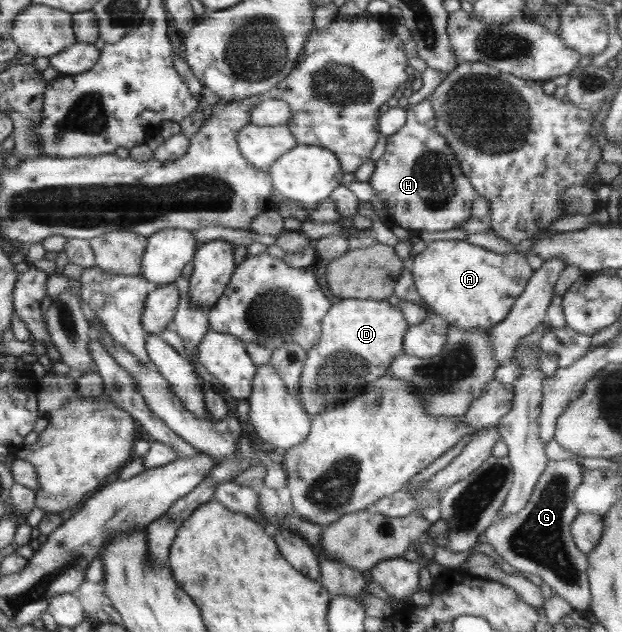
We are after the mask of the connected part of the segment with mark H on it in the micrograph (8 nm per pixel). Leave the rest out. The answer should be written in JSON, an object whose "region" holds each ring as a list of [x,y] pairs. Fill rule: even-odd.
{"region":[[[429,98],[408,105],[405,124],[386,141],[385,152],[374,162],[375,171],[368,181],[386,205],[384,212],[410,231],[431,234],[436,230],[461,228],[461,223],[471,218],[471,207],[479,196],[463,175],[445,137],[437,132]]]}

